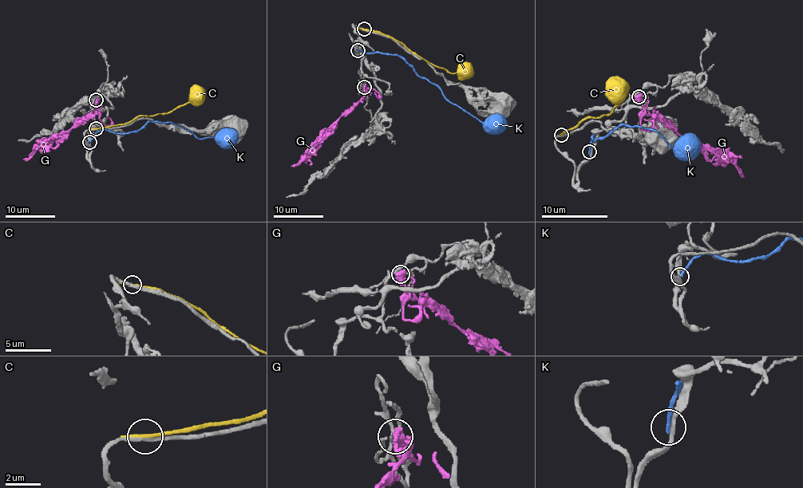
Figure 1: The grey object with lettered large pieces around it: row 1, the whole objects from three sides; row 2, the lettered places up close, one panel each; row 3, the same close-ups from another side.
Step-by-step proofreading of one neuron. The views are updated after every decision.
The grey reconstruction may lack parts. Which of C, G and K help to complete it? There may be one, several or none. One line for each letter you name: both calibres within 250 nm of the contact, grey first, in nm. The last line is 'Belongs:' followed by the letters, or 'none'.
G: 130/550 nm
Belongs: G

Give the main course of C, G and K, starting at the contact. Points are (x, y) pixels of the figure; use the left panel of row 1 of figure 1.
C: (95, 128), (121, 124), (140, 116), (168, 113), (185, 104), (204, 89)
G: (95, 100), (95, 113), (90, 113), (66, 132), (48, 138), (28, 159), (22, 159)
K: (89, 142), (101, 129), (129, 133), (139, 131), (150, 120), (179, 124), (198, 138), (229, 135), (237, 138)

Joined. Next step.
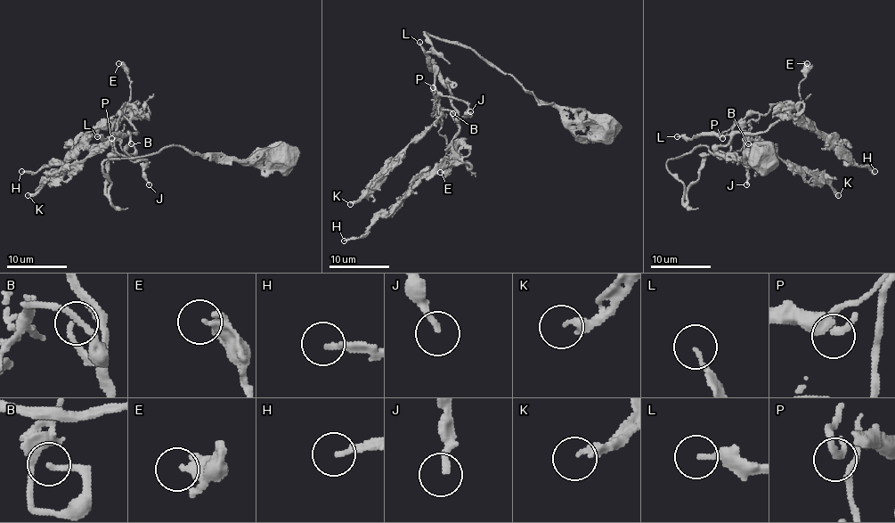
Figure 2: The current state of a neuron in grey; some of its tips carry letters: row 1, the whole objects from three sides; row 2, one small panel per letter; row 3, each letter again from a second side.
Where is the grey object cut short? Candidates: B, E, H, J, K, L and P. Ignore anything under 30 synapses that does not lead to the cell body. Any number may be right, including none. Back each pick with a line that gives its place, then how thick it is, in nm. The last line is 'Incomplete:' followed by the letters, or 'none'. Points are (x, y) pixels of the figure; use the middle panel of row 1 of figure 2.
J: (470, 111) | 200 nm
K: (350, 204) | 240 nm
Incomplete: J, K

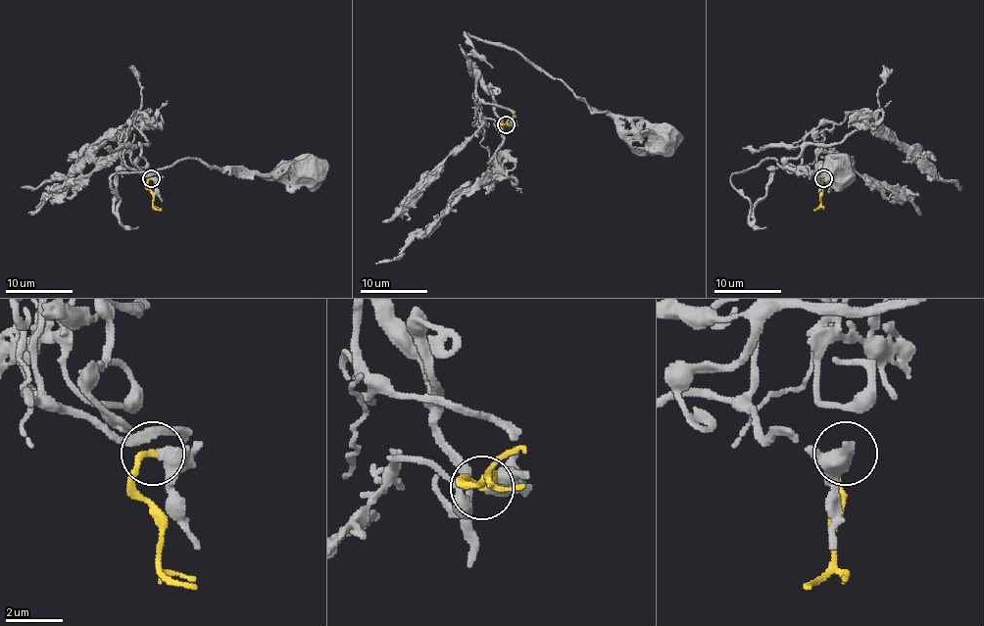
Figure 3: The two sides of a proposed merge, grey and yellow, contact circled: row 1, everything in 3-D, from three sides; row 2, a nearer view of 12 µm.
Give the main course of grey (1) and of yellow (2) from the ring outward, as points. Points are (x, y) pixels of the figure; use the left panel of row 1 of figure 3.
1: (152, 178), (158, 176), (122, 165), (117, 205), (117, 173), (162, 169), (186, 158), (240, 171), (309, 173)
2: (152, 178), (146, 188), (153, 196), (153, 207), (162, 210)

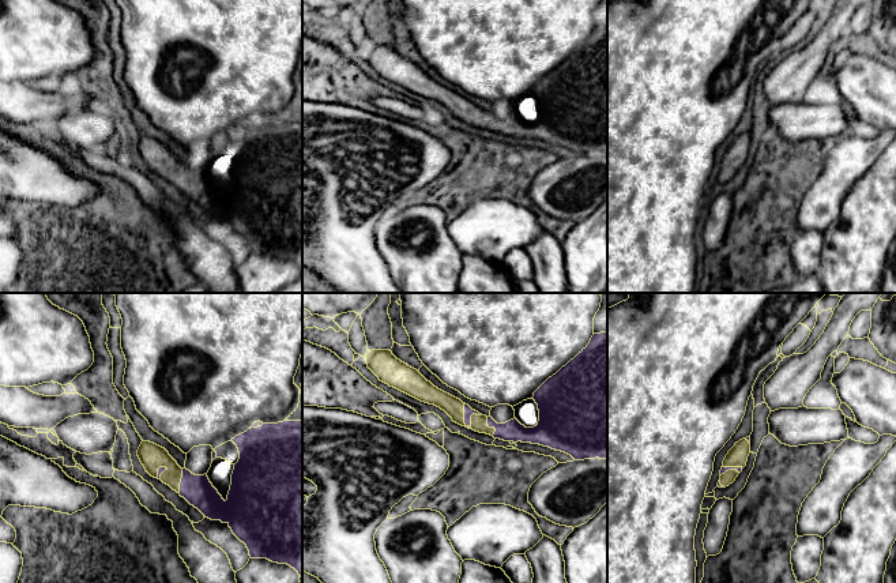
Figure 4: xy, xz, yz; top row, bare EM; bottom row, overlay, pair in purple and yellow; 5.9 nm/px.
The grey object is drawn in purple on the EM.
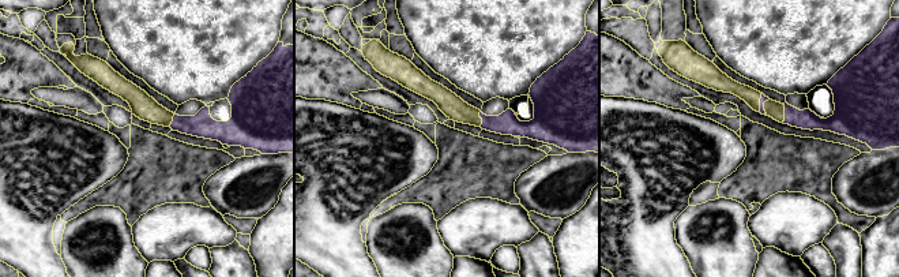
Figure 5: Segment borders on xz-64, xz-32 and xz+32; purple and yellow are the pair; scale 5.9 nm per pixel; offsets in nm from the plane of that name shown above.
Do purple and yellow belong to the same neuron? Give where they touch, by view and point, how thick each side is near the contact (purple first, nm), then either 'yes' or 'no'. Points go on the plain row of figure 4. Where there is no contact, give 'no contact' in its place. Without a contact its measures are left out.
xz (465, 111) | 60/110 nm | yes

